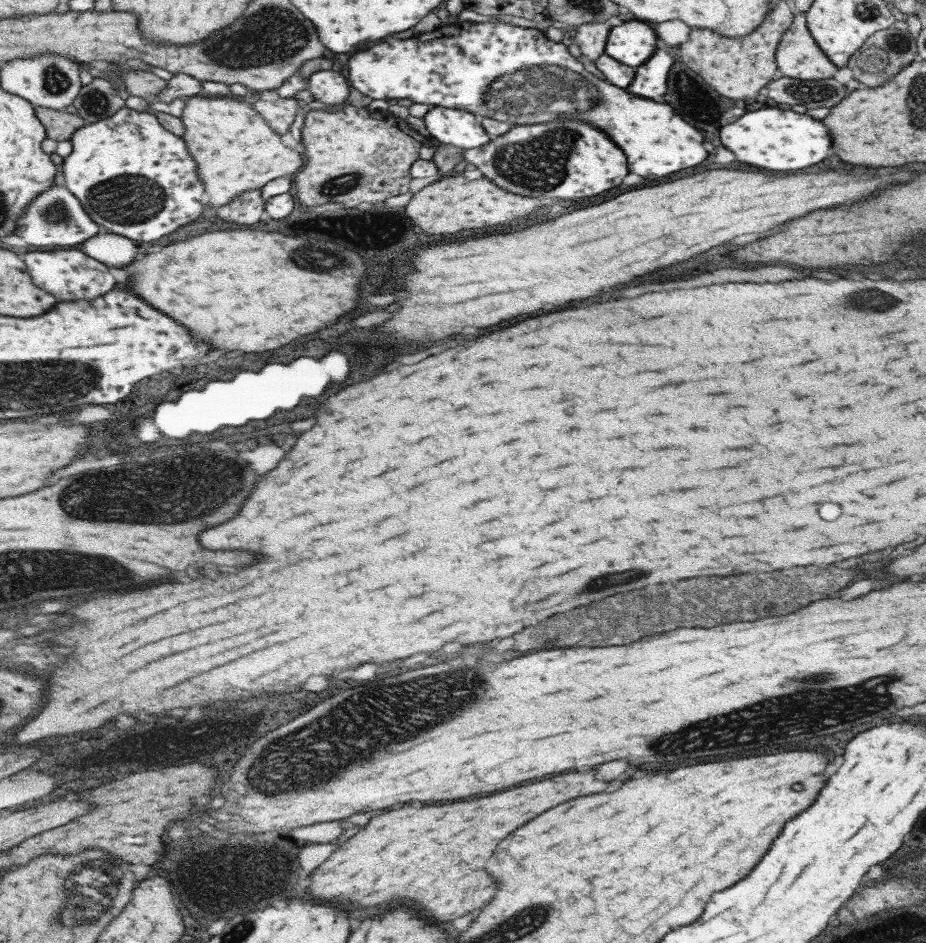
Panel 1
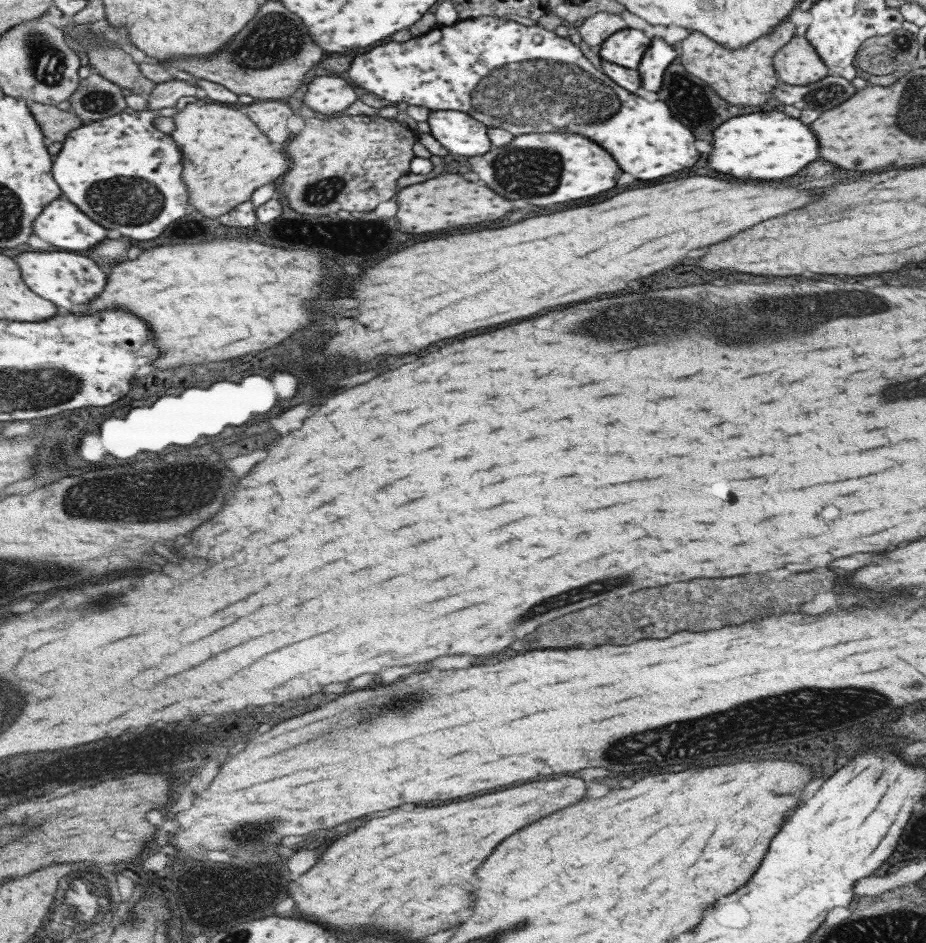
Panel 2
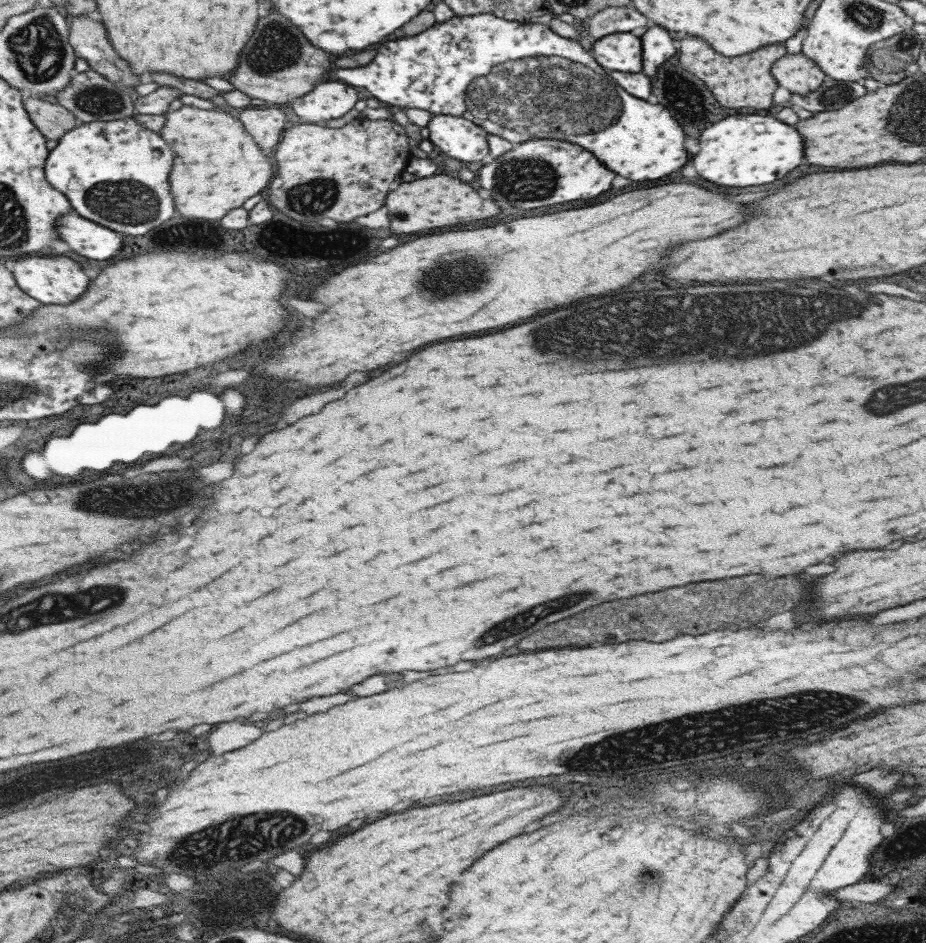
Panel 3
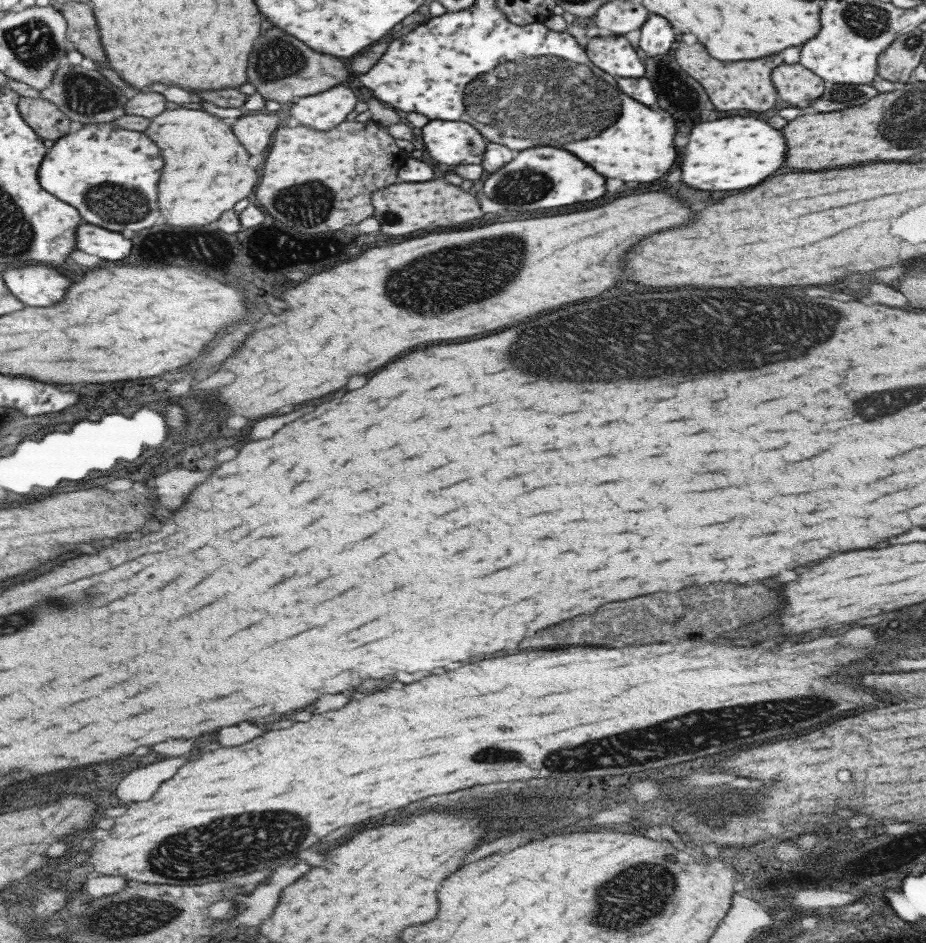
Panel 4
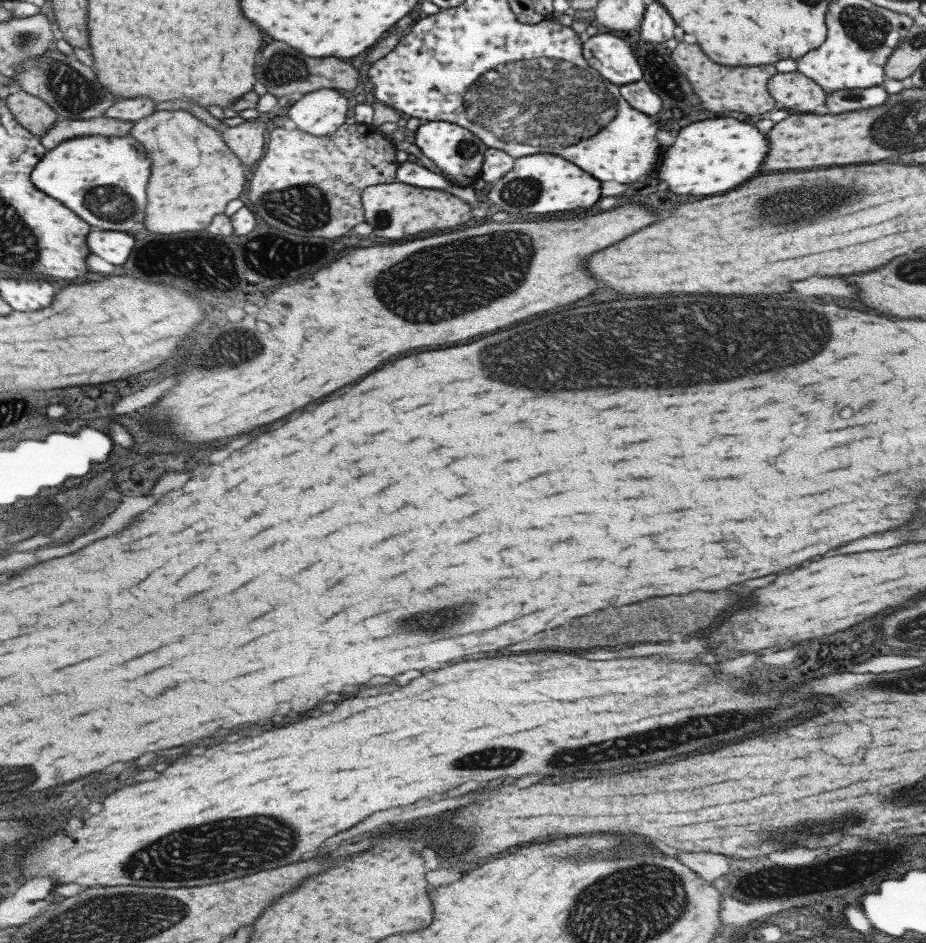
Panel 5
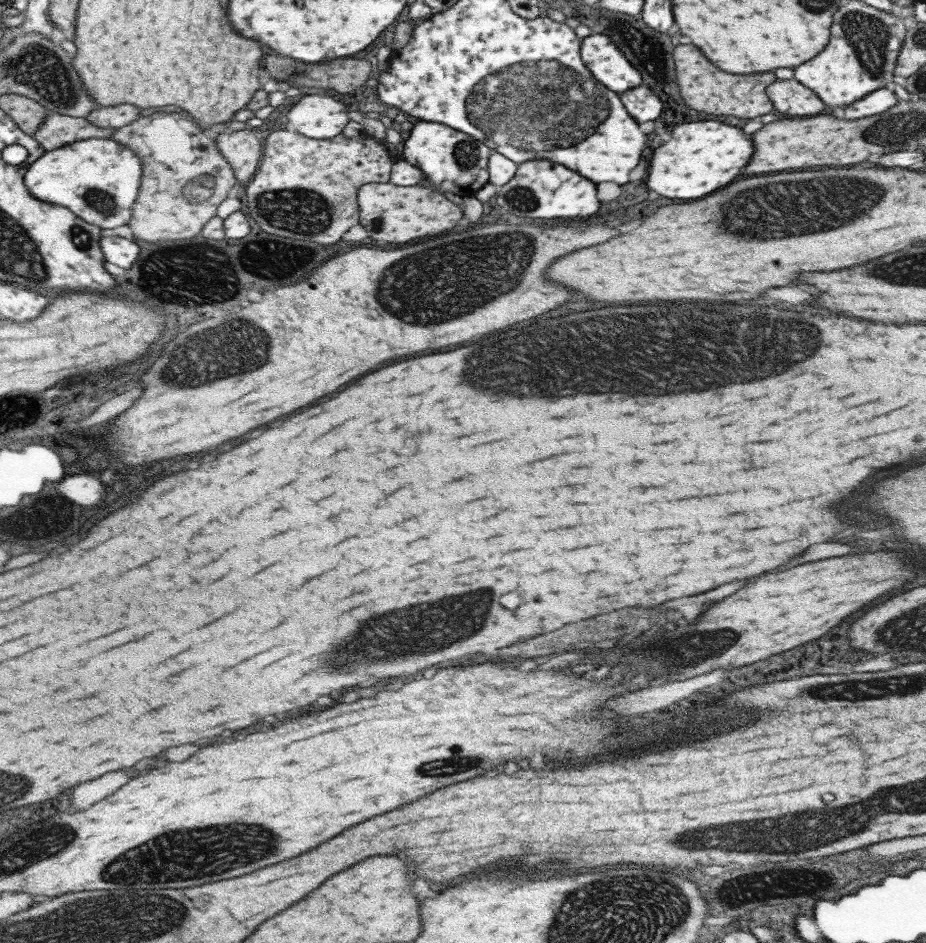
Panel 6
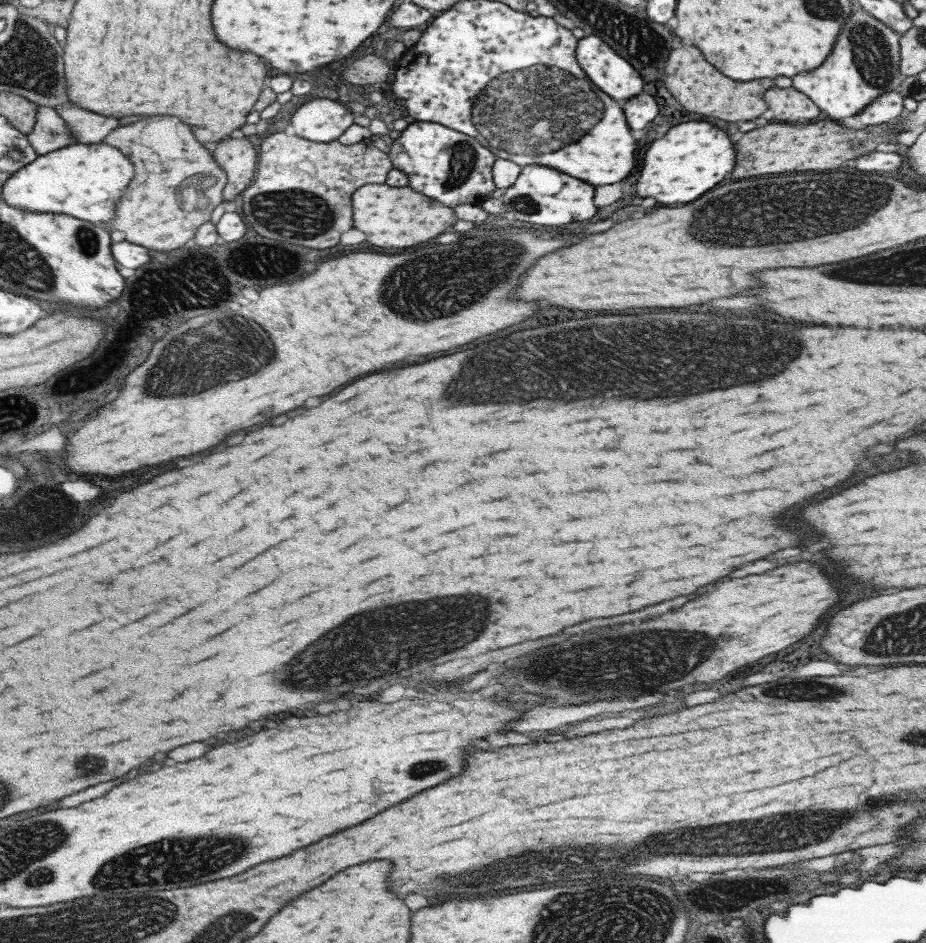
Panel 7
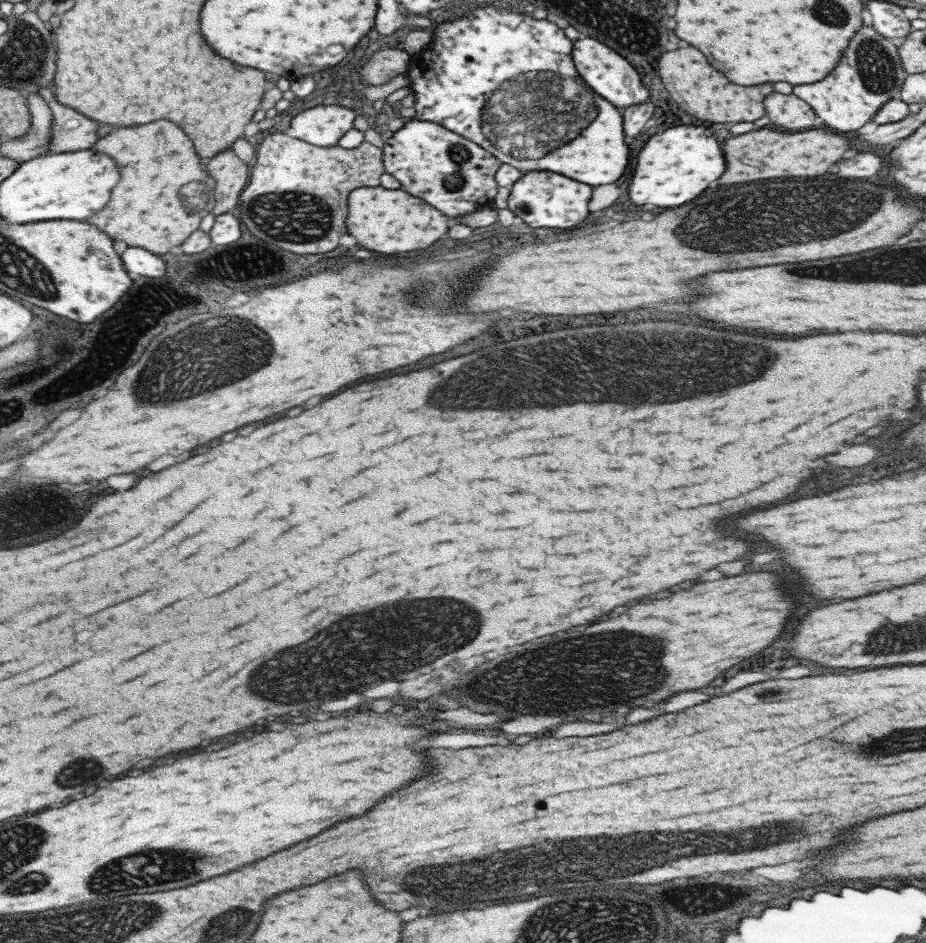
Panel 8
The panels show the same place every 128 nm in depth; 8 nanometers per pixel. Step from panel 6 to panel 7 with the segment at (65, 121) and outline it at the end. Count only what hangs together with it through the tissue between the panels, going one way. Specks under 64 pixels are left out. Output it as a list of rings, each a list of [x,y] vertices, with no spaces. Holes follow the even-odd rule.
[[[37,106],[35,124],[26,138],[37,155],[53,152],[73,142],[67,124],[59,118],[54,108],[48,106]]]

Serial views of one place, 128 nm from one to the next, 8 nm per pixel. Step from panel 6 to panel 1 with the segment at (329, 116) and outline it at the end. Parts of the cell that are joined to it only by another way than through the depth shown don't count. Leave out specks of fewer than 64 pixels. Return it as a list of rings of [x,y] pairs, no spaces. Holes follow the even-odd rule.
[[[323,70],[309,75],[306,90],[317,102],[335,106],[347,100],[345,96],[349,96],[349,82],[342,70]]]

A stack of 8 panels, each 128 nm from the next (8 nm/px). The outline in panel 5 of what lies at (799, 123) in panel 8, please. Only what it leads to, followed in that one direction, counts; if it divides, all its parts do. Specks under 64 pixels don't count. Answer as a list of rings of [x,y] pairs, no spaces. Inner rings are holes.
[[[797,70],[771,76],[767,82],[767,92],[775,102],[779,102],[781,108],[787,110],[815,110],[826,98],[819,84]]]

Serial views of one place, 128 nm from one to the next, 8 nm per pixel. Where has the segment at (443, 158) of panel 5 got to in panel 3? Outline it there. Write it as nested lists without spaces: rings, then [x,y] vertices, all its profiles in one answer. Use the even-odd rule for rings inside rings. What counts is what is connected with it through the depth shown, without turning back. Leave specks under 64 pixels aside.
[[[432,115],[426,127],[427,139],[434,149],[449,158],[462,163],[479,162],[489,153],[487,132],[470,120],[459,116]]]

